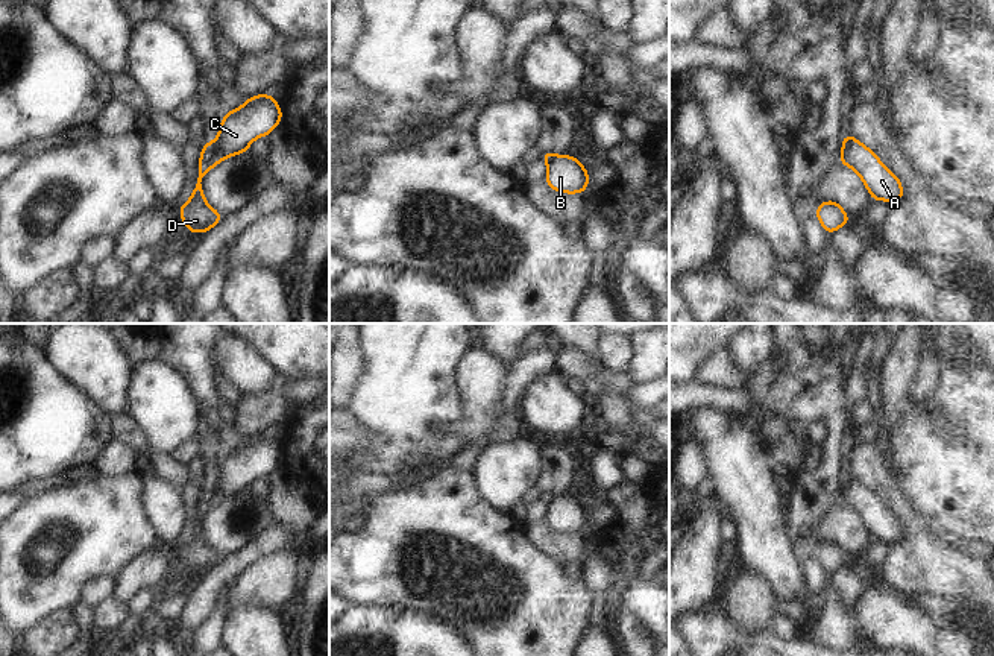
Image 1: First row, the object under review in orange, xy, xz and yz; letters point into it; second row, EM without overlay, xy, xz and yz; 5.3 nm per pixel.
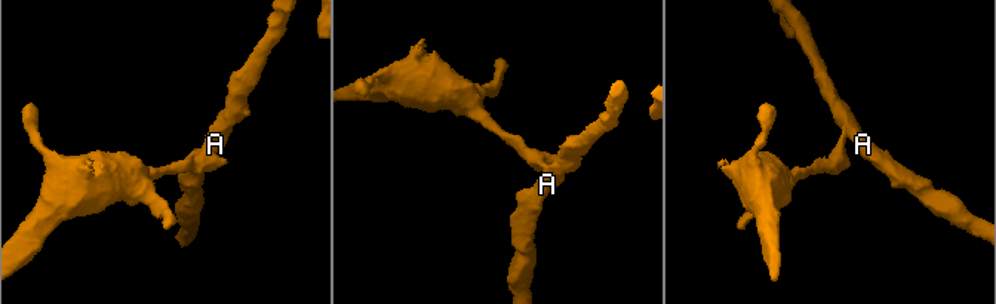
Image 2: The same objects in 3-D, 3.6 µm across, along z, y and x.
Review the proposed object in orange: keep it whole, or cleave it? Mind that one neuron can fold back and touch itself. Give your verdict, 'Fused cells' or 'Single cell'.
Fused cells

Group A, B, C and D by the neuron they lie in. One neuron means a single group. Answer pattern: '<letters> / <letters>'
A B C / D

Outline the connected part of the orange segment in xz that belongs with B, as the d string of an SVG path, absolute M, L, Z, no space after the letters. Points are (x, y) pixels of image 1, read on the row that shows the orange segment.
M554 155L543 181L555 191L577 194L587 190L589 173L580 159L569 155Z

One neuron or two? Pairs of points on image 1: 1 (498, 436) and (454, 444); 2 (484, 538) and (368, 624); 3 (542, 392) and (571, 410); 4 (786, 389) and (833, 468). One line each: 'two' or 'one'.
1: two
2: two
3: one
4: one

